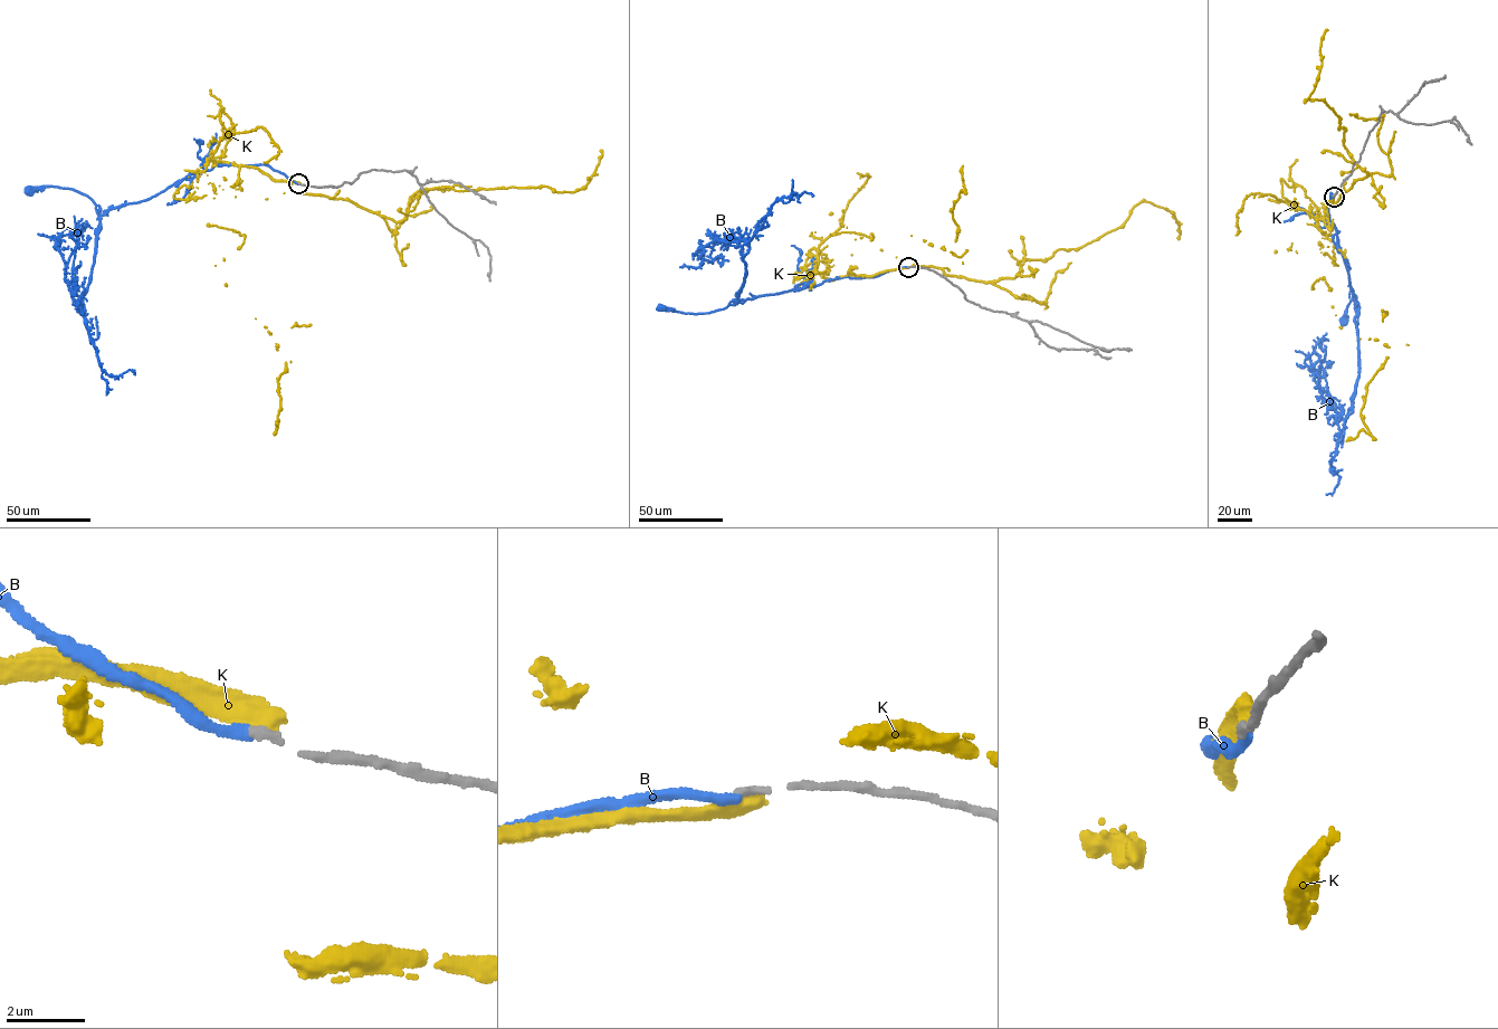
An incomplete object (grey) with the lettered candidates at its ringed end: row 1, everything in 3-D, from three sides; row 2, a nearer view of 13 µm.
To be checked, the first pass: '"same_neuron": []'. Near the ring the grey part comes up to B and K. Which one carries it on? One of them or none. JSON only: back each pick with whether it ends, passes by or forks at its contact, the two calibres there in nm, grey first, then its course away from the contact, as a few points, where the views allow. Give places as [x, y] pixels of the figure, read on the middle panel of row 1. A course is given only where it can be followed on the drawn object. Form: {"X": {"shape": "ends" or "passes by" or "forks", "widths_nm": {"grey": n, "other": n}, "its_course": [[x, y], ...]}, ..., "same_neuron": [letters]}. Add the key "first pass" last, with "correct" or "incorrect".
{"same_neuron": [], "first pass": "correct"}

